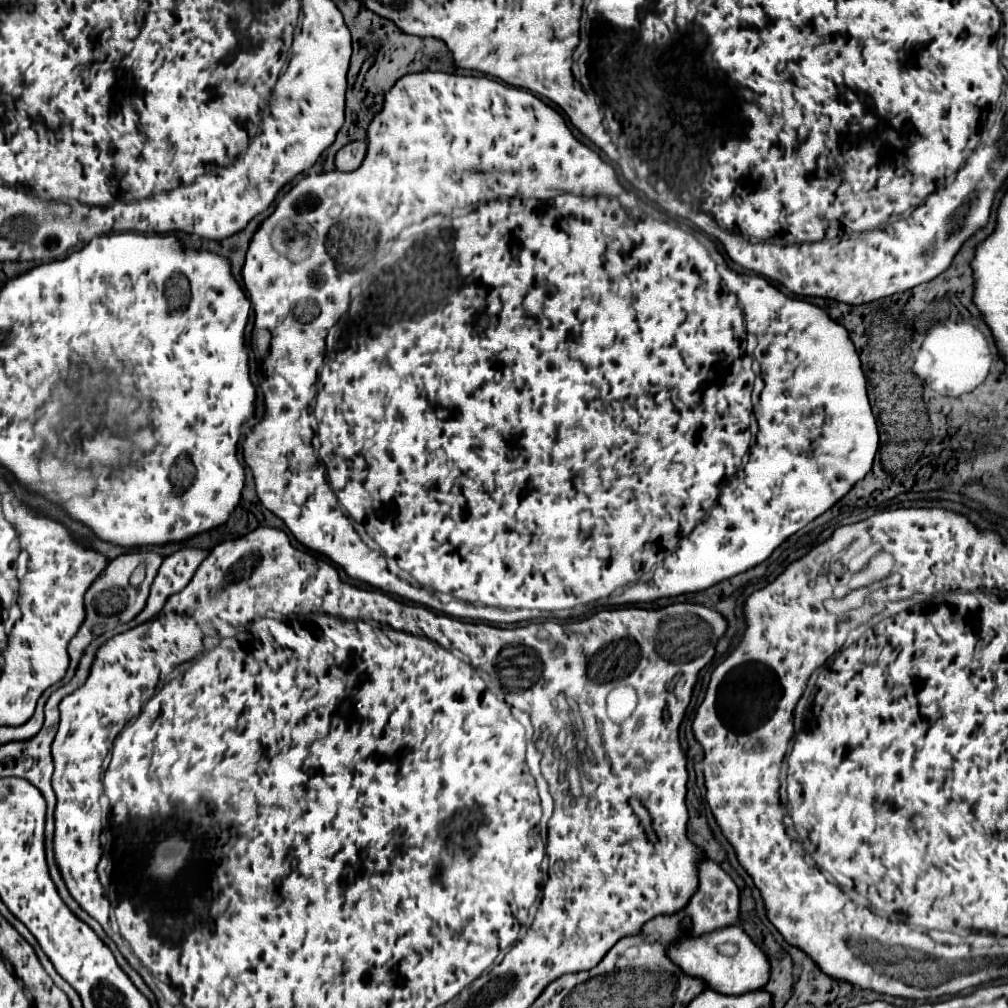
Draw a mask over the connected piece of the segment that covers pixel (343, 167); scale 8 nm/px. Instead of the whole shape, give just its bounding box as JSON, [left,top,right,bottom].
[334,141,366,171]

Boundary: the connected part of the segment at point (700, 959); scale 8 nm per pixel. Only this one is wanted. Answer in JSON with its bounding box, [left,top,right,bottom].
[668,927,770,995]

